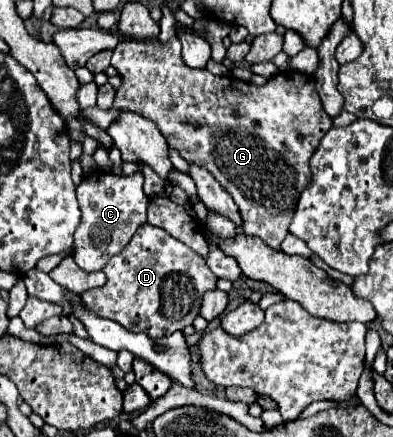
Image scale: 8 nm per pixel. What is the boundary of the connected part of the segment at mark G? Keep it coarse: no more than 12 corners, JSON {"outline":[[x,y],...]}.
{"outline":[[178,36],[124,40],[106,130],[152,120],[280,250],[332,128],[316,80],[192,70]]}

